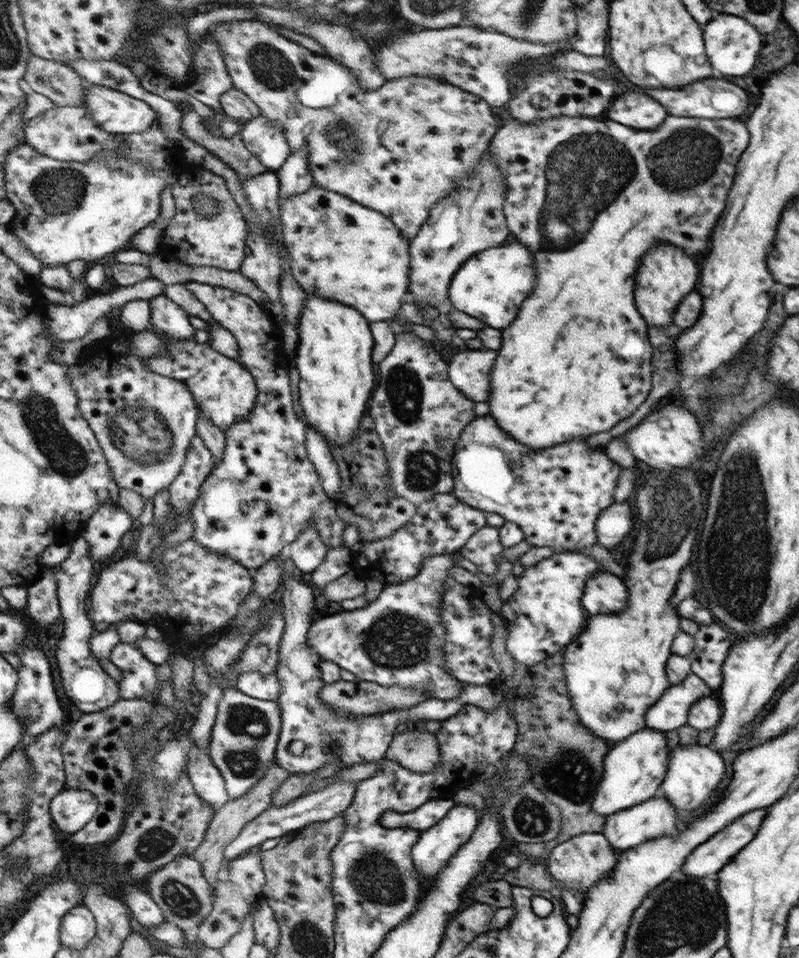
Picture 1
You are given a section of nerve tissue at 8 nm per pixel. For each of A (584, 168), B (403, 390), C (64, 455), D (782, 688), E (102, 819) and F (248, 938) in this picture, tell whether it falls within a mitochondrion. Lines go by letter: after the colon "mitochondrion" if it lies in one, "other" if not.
A: mitochondrion
B: mitochondrion
C: mitochondrion
D: other
E: other
F: other

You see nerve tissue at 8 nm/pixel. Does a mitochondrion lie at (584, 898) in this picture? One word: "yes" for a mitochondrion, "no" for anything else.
no

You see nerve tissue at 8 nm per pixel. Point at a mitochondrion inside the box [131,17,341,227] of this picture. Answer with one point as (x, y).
(273, 69)

